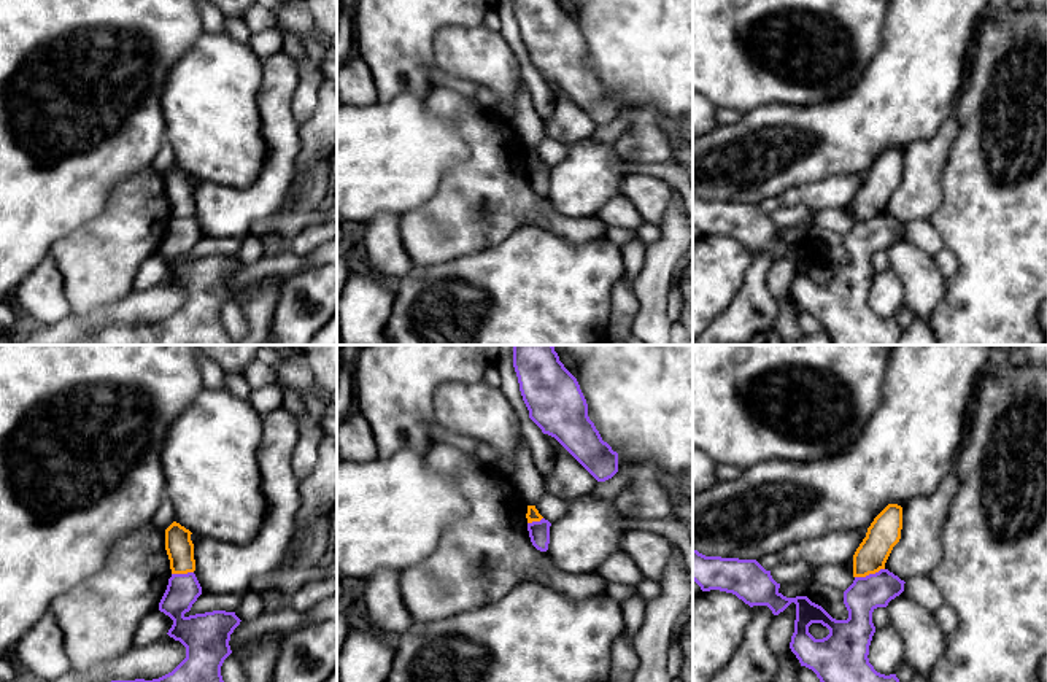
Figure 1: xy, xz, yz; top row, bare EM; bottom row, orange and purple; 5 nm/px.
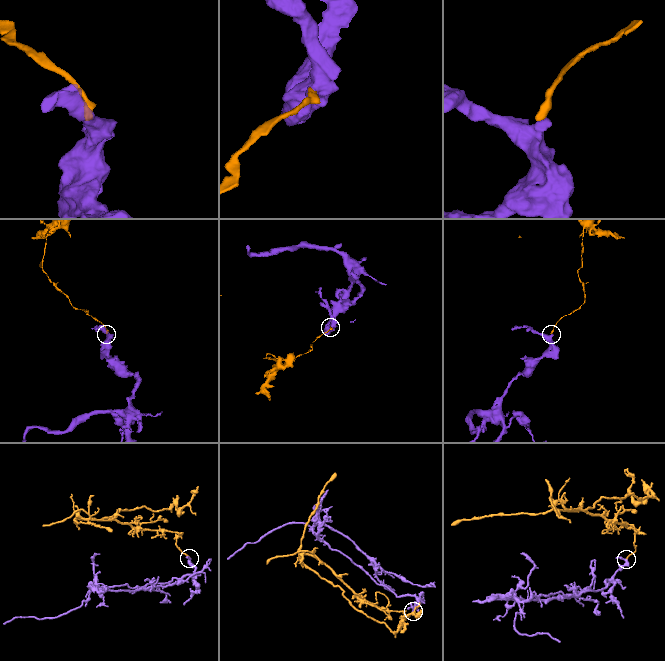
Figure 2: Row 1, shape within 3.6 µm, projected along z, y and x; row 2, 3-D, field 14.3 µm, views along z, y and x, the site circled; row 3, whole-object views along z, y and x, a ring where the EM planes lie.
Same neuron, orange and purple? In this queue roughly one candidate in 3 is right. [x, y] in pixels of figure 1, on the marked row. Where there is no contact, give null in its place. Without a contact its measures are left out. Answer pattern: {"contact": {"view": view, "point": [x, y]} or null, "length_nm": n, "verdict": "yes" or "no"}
{"contact": {"view": "yz", "point": [869, 573]}, "length_nm": 160, "verdict": "no"}

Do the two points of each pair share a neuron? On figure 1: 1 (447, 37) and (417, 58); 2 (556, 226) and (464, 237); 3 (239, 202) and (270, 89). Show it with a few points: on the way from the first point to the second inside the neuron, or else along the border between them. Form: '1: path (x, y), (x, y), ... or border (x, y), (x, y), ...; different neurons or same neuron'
1: border (461, 24), (444, 24), (434, 35), (439, 81); different neurons
2: path (534, 215), (486, 215); same neuron
3: path (269, 180), (277, 172), (277, 120); same neuron

